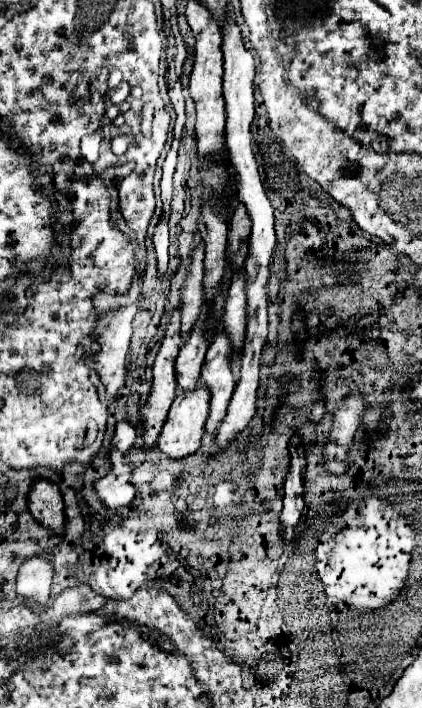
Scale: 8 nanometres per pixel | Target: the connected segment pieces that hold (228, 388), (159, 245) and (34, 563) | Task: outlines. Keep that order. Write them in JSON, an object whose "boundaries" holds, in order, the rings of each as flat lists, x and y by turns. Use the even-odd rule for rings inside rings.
{"boundaries":[[[223,330,215,336,213,344,207,350,203,368,201,368,201,384,207,384,211,392,211,408,209,408,209,418,207,418,207,434,215,436,217,426,223,420,231,394,235,390,235,380,233,380,233,370,227,364,229,362,229,352,231,344,229,338]],[[167,214,161,216,157,228,155,228,155,234,153,234,153,246,155,246,155,252,157,250,167,250,169,248,169,228,167,228]],[[31,556,23,562,17,574,17,594,27,598,49,598,53,564,41,556]]]}

